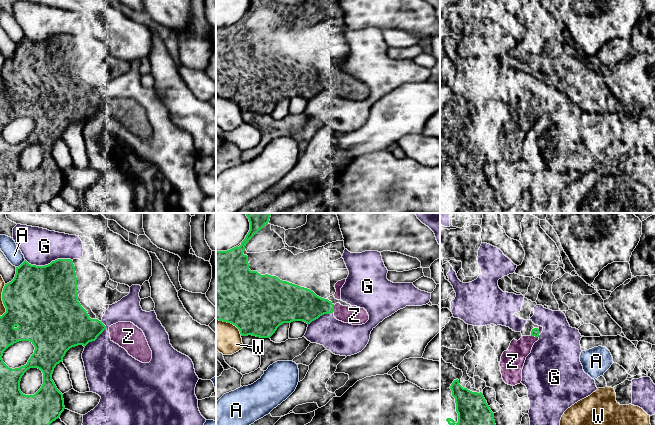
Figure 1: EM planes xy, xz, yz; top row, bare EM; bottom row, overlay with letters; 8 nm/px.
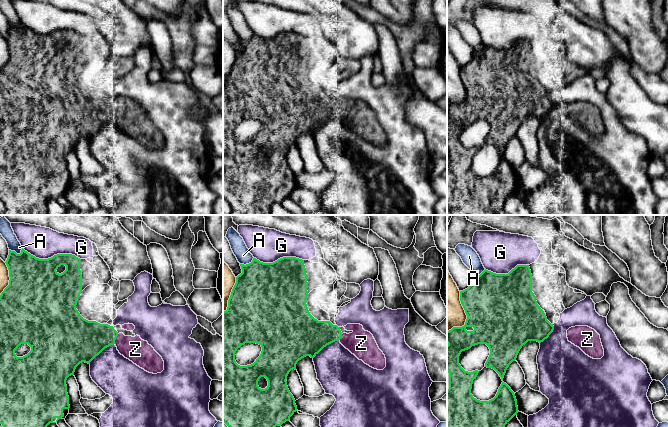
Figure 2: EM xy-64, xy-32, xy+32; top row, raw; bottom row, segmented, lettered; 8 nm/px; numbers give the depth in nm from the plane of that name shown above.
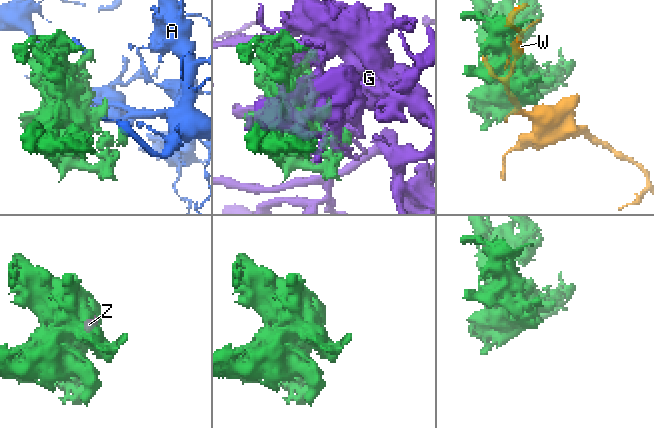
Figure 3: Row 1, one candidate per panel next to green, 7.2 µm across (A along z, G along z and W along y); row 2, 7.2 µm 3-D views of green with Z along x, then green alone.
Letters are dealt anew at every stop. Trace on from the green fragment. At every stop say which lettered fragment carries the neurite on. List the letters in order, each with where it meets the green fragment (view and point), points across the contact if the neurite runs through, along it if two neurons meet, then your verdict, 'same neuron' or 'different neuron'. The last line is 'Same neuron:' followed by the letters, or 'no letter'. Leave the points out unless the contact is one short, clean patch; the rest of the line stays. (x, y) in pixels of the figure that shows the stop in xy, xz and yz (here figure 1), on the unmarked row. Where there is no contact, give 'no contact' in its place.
A: meets green in xy at (21, 40); different neuron
G: meets green in xy at (48, 40); different neuron
W: meets green in xz at (239, 106); different neuron
Z: meets green in xz at (333, 85); same neuron
Same neuron: Z

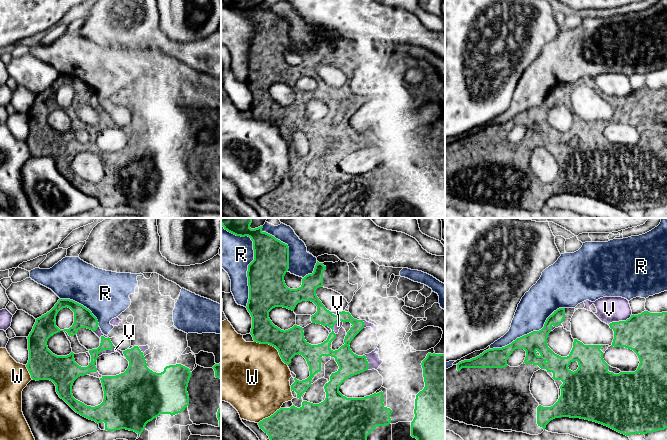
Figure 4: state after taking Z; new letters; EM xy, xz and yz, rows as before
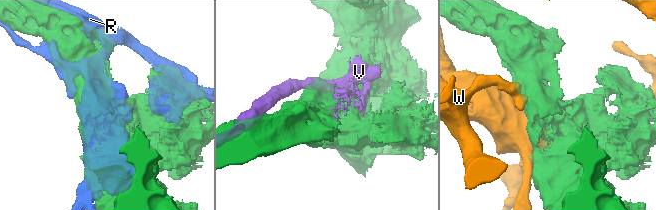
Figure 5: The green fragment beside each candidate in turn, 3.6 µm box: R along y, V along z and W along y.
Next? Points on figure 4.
R: meets green in xz at (254, 33); different neuron
V: meets green in xz at (333, 102); different neuron
W: meets green in xz at (273, 122); different neuron
Same neuron: no letter

